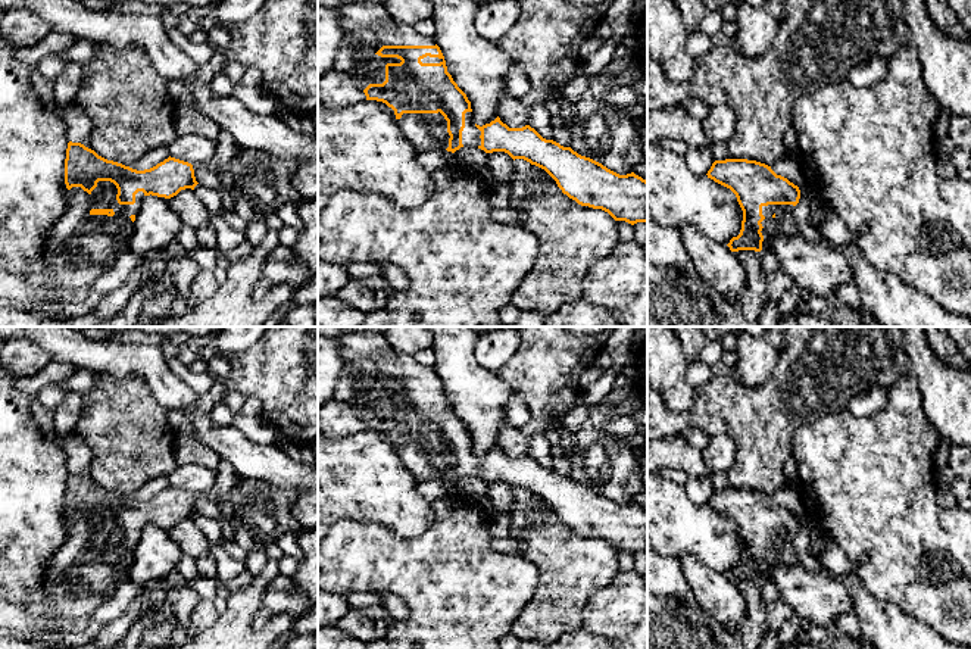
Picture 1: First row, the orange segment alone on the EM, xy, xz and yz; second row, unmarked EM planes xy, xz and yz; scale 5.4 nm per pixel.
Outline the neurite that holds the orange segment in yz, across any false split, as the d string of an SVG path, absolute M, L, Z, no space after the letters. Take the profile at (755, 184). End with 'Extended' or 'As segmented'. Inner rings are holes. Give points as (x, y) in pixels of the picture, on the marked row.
M747 159L715 160L708 178L730 188L743 210L741 230L727 244L731 252L769 249L775 235L797 235L794 208L800 190L771 166Z. Extended

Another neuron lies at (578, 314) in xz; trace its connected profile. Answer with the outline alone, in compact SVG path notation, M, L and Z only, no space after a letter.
M584 299L561 306L544 316L543 327L619 327L612 312Z

